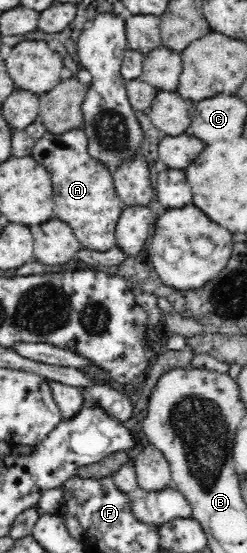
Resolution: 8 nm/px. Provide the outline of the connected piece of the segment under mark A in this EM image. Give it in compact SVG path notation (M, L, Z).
M82 127L59 135L46 130L34 143L31 156L50 172L56 190L56 216L72 226L81 248L107 252L117 246L115 229L124 206L115 191L112 170L90 157L87 146L88 137Z

